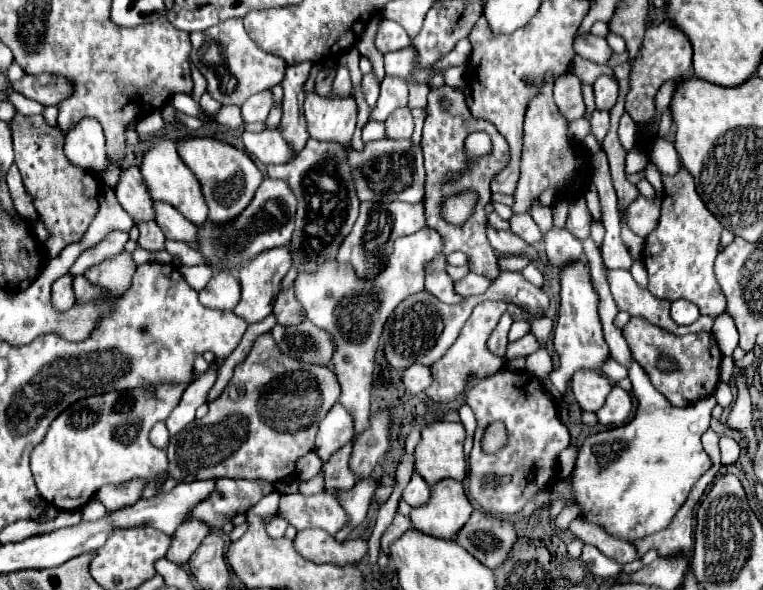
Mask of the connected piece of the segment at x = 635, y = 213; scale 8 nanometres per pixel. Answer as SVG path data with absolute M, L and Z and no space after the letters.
M656 195L653 200L648 200L644 196L639 197L632 202L624 212L624 220L628 228L640 236L646 238L654 228L660 218L662 197Z

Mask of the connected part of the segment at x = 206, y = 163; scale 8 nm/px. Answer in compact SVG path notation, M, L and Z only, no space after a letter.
M188 138L188 140L180 140L176 142L178 154L184 160L184 164L196 174L202 192L206 196L210 214L208 220L212 224L224 224L224 222L232 222L232 218L236 218L236 214L240 214L240 210L244 210L244 206L248 206L248 202L252 202L254 198L254 190L260 186L260 182L264 180L262 172L256 168L256 164L248 158L246 152L214 140L214 138Z

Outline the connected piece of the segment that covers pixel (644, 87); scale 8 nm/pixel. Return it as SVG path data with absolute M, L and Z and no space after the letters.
M662 22L658 26L656 24L648 26L642 52L634 60L634 68L632 68L632 76L630 76L630 92L626 96L626 112L632 116L632 120L640 126L656 122L654 96L656 96L658 88L666 80L672 80L674 76L684 76L690 68L692 68L692 44L688 42L688 36L670 22Z

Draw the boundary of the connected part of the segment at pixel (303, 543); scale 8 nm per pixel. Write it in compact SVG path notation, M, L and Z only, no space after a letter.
M320 528L302 530L294 538L294 548L300 556L316 562L316 564L358 564L364 560L368 552L366 540L348 540L336 542L334 536Z

